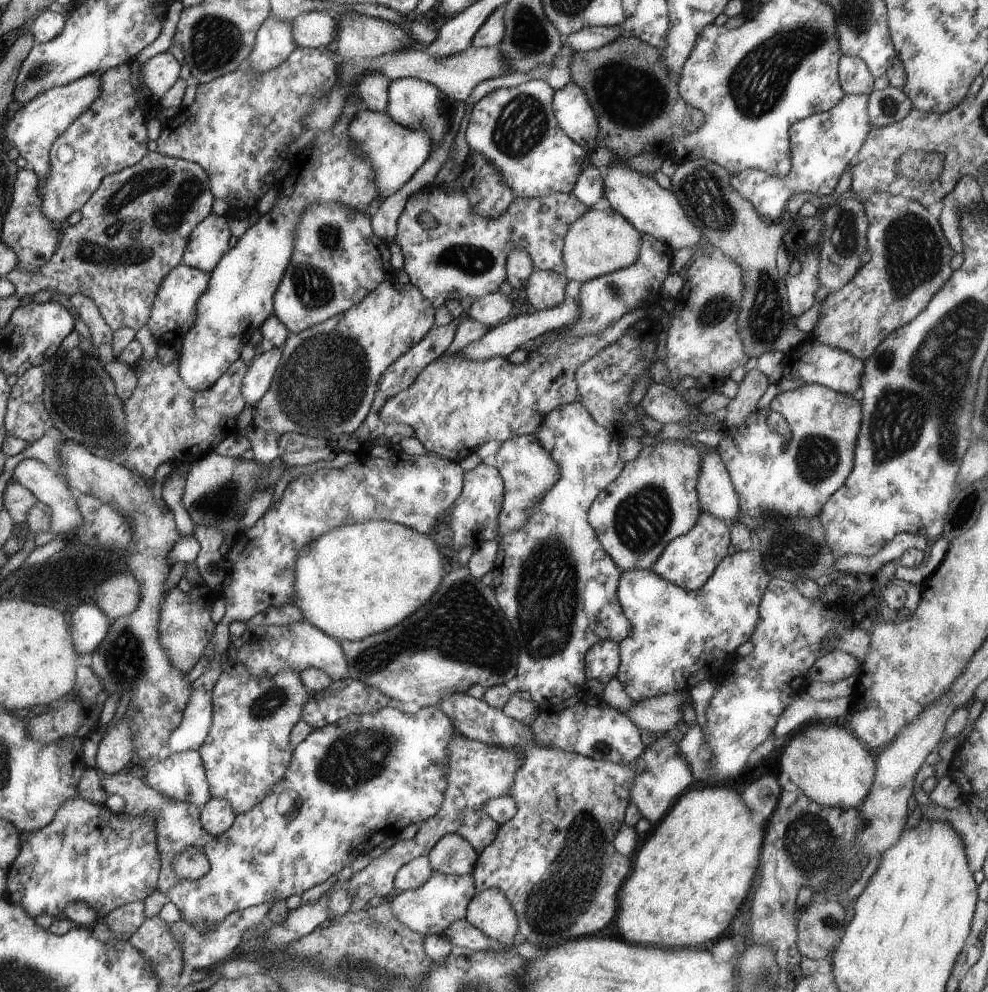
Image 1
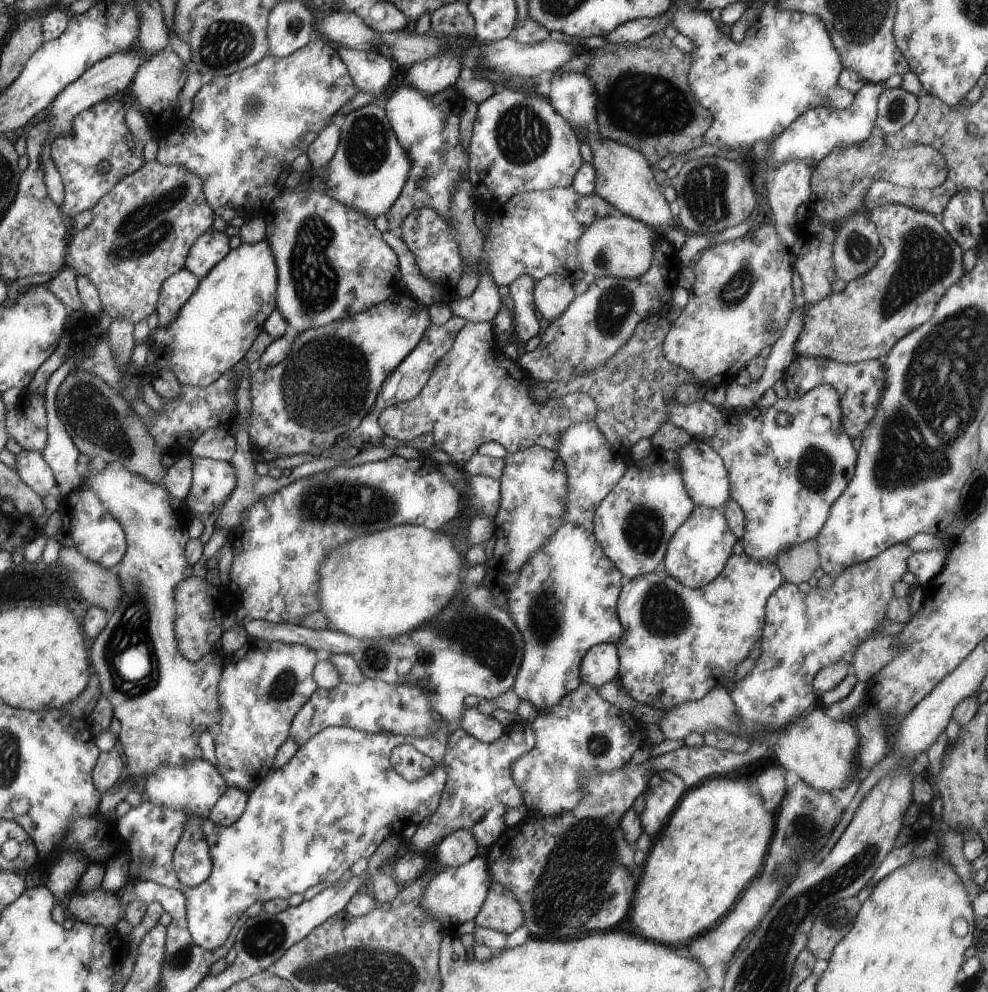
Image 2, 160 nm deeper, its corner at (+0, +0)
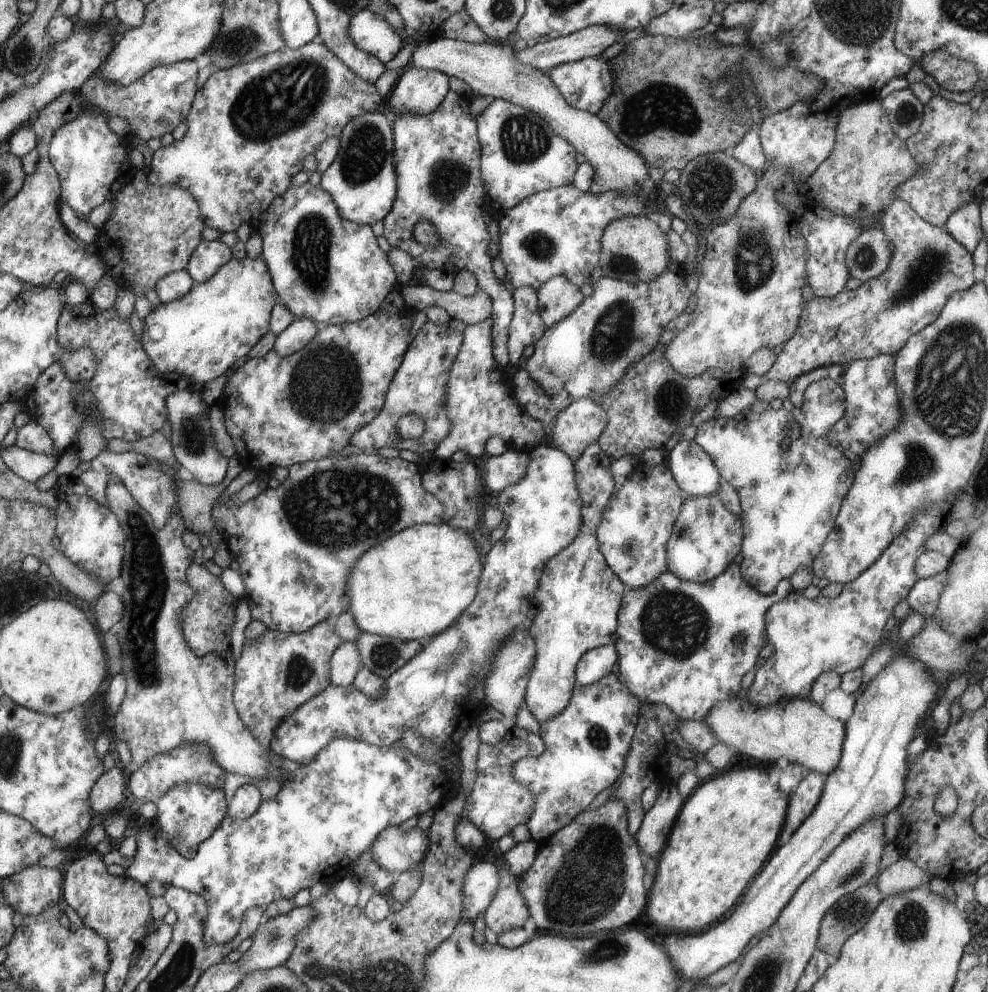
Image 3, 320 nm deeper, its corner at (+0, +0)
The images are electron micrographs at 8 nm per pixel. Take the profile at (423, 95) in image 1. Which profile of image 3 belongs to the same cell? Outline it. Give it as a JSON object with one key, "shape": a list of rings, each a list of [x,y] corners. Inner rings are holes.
{"shape":[[[450,92],[447,94],[442,104],[438,109],[434,110],[427,115],[396,115],[397,117],[394,120],[394,153],[395,153],[395,162],[397,170],[397,197],[395,198],[395,204],[390,213],[383,218],[383,236],[389,242],[390,246],[396,247],[397,249],[402,249],[408,254],[411,254],[414,258],[419,259],[426,269],[438,269],[443,273],[456,273],[458,271],[469,270],[474,273],[474,276],[477,280],[477,285],[480,290],[483,290],[494,300],[494,312],[491,314],[491,319],[494,322],[494,356],[495,361],[499,364],[500,367],[506,367],[509,363],[509,354],[507,351],[507,336],[510,332],[511,320],[513,317],[513,312],[515,309],[514,303],[514,294],[512,294],[512,288],[509,284],[506,284],[506,281],[500,280],[496,277],[496,274],[492,272],[492,266],[490,262],[493,261],[493,258],[490,258],[490,231],[488,230],[487,222],[484,222],[484,195],[485,195],[485,186],[482,176],[480,176],[480,141],[477,135],[477,120],[473,114],[468,112],[468,104],[464,104],[460,100],[460,96],[456,92]],[[428,221],[433,224],[435,229],[439,234],[439,241],[433,245],[423,245],[415,238],[415,226],[419,225],[419,222]]]}

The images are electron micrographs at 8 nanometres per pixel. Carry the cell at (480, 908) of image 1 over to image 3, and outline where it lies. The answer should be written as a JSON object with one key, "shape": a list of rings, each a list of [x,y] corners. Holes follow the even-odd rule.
{"shape":[[[497,864],[500,873],[499,889],[484,911],[485,922],[496,934],[523,927],[531,915],[530,907],[519,890],[521,877],[512,874],[504,864]]]}

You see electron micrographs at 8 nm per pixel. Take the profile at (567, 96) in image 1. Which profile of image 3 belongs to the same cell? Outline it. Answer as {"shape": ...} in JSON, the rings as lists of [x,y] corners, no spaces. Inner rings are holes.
{"shape":[[[586,57],[579,61],[567,62],[563,65],[555,66],[547,74],[572,107],[596,115],[603,108],[604,100],[615,90],[615,77],[609,60],[604,57]]]}

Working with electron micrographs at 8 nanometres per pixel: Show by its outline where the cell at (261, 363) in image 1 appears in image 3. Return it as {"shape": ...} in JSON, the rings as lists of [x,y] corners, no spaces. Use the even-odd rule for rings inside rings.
{"shape":[[[295,318],[294,322],[277,336],[272,350],[284,357],[294,354],[314,341],[320,328],[320,324],[312,319]]]}

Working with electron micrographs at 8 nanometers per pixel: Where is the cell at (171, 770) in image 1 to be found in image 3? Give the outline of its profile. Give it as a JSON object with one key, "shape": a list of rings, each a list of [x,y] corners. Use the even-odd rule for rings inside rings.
{"shape":[[[182,783],[171,788],[155,802],[157,819],[170,846],[186,859],[196,856],[199,844],[208,840],[228,816],[224,790],[200,783]]]}

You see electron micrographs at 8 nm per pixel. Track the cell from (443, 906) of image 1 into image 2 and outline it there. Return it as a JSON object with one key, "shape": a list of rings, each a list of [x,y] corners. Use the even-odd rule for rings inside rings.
{"shape":[[[476,857],[456,868],[443,867],[429,882],[421,905],[443,923],[443,930],[447,936],[455,936],[460,924],[476,918],[486,900],[490,885],[491,876],[487,860]]]}

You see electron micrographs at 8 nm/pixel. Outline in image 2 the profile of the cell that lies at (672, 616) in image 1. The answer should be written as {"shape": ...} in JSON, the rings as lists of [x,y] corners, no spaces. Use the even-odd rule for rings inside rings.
{"shape":[[[744,553],[732,554],[720,576],[699,589],[684,586],[662,567],[654,573],[624,581],[619,594],[620,618],[624,618],[628,634],[624,634],[624,642],[615,642],[620,670],[617,683],[640,705],[663,712],[686,701],[699,701],[714,687],[726,688],[726,684],[733,681],[738,664],[758,645],[765,625],[767,600],[784,581],[774,563],[753,559]]]}

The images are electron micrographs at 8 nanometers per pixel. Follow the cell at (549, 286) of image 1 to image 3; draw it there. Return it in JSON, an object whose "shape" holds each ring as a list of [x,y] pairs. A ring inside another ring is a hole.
{"shape":[[[564,275],[551,278],[537,290],[537,294],[539,310],[548,329],[574,313],[584,300],[580,287]]]}

